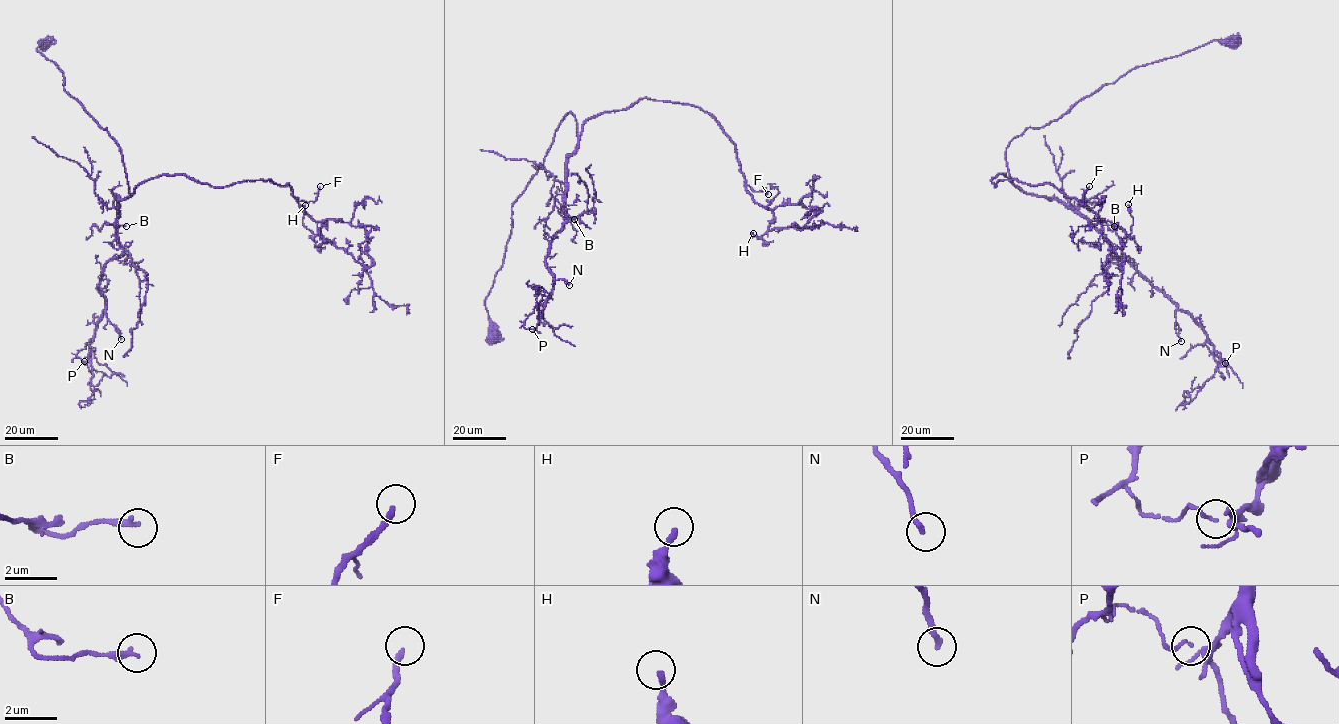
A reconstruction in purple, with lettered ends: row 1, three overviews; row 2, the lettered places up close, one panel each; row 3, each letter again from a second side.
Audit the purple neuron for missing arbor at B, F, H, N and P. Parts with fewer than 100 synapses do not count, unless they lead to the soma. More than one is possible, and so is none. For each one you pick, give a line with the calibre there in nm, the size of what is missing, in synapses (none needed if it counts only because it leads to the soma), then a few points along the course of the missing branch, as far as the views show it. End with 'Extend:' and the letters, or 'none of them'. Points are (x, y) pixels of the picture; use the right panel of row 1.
F: 240 nm | 120 syn | (1089, 186), (1092, 186), (1080, 196), (1066, 198), (1054, 206), (1040, 204), (1036, 199)
Extend: F

